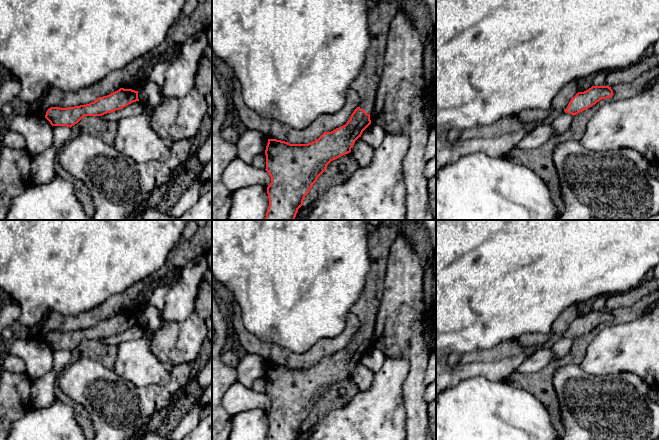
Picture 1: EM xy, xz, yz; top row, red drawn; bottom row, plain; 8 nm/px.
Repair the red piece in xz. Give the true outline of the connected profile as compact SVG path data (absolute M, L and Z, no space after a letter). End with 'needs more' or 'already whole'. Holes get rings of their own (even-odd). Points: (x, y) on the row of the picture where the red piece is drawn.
M378 0L370 6L371 46L360 73L351 83L360 103L347 123L331 132L324 132L308 144L268 139L265 170L271 177L271 183L267 187L269 206L265 220L295 220L305 196L327 165L350 153L355 141L371 124L370 114L383 72L387 34L391 21L401 9L401 1Z; needs more

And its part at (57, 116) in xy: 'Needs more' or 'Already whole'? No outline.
Already whole

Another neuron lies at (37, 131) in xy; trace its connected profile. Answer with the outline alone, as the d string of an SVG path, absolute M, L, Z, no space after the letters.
M14 115L6 122L5 127L24 137L25 149L31 156L40 154L52 146L53 126L44 116Z

